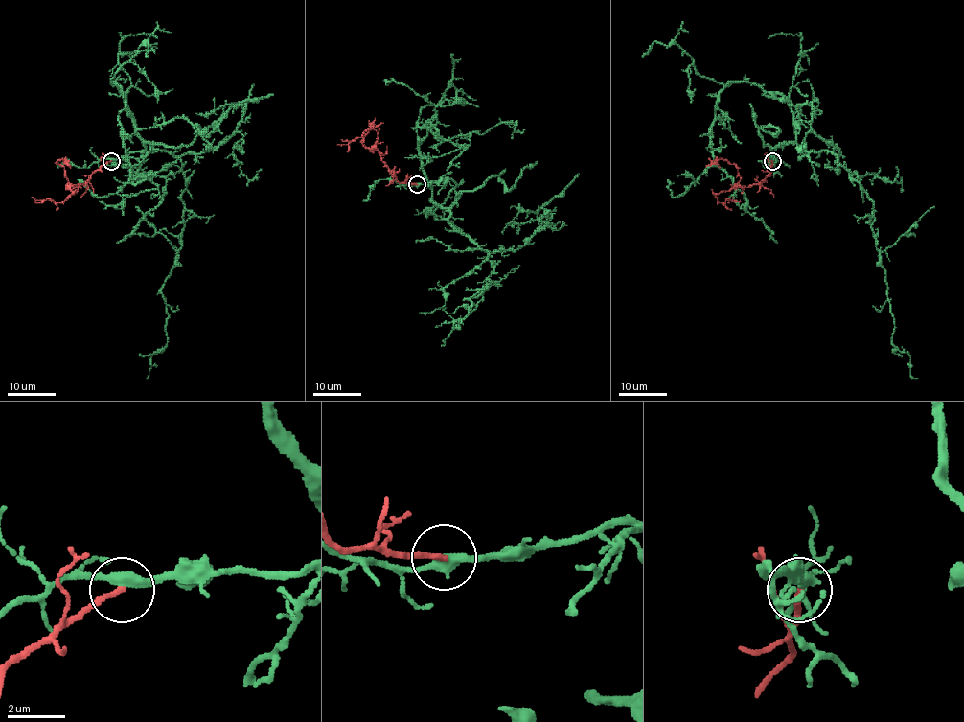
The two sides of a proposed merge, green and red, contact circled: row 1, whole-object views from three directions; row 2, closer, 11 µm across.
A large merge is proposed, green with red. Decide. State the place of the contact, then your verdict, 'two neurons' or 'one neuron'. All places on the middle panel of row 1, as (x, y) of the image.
place (417, 184); one neuron

